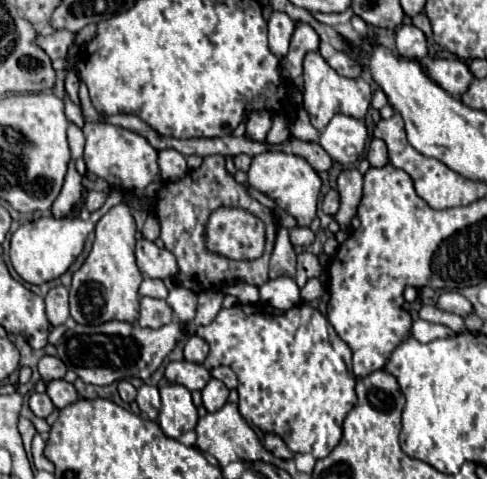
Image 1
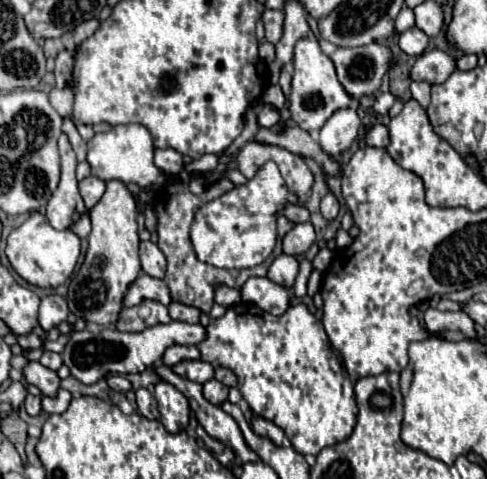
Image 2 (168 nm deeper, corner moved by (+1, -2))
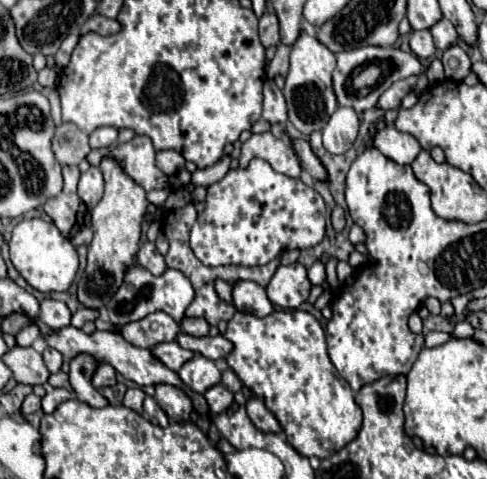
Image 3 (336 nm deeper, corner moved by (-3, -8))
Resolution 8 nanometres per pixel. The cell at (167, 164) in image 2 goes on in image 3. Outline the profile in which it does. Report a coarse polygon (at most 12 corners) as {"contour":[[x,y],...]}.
{"contour":[[157,152],[157,166],[167,176],[185,168],[179,152]]}

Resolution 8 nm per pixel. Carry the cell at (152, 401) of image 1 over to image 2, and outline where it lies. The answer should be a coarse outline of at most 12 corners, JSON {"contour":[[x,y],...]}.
{"contour":[[147,388],[137,390],[137,408],[157,420],[159,410],[153,394]]}

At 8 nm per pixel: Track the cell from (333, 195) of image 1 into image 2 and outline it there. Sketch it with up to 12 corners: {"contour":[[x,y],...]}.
{"contour":[[331,192],[321,200],[325,220],[335,220],[339,202]]}

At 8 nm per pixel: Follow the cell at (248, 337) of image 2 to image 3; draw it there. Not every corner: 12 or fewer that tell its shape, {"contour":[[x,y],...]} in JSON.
{"contour":[[235,312],[227,366],[299,454],[359,434],[361,408],[309,312]]}

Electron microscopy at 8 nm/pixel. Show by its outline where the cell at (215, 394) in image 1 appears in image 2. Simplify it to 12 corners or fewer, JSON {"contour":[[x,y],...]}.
{"contour":[[213,378],[203,384],[203,396],[221,406],[229,388]]}

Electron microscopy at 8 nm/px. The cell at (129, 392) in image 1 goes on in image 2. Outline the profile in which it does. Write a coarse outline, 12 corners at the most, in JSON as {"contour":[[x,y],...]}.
{"contour":[[119,374],[107,376],[109,388],[131,390],[129,380]]}

